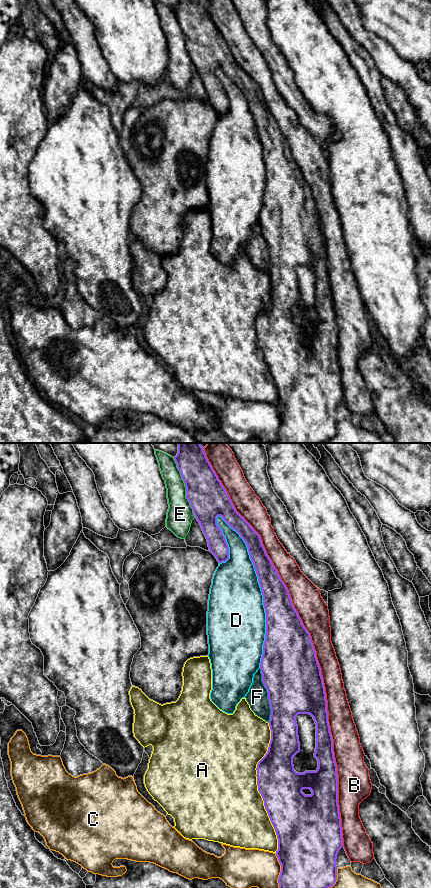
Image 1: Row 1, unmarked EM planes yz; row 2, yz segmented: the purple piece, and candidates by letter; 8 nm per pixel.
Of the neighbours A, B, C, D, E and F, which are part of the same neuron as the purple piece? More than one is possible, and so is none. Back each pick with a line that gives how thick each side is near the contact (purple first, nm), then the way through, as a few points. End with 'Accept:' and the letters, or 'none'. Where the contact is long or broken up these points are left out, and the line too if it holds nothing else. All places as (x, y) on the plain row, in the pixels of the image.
B: 460/220 nm
Accept: B

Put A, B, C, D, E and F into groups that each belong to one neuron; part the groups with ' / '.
A / B / C / D F / E

